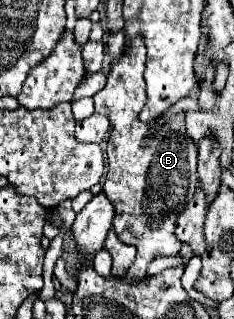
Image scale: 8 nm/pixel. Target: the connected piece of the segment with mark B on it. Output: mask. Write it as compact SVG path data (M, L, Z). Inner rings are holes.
M135 39L131 49L111 67L107 85L93 95L95 111L105 115L113 127L113 135L107 141L109 173L103 183L107 199L115 205L113 231L121 243L137 247L135 263L121 277L127 283L141 283L155 257L173 257L179 253L181 241L175 237L175 219L197 189L197 145L185 133L185 113L173 115L151 145L143 143L151 131L151 125L139 121L139 111L147 101L143 71L145 47L141 39Z

